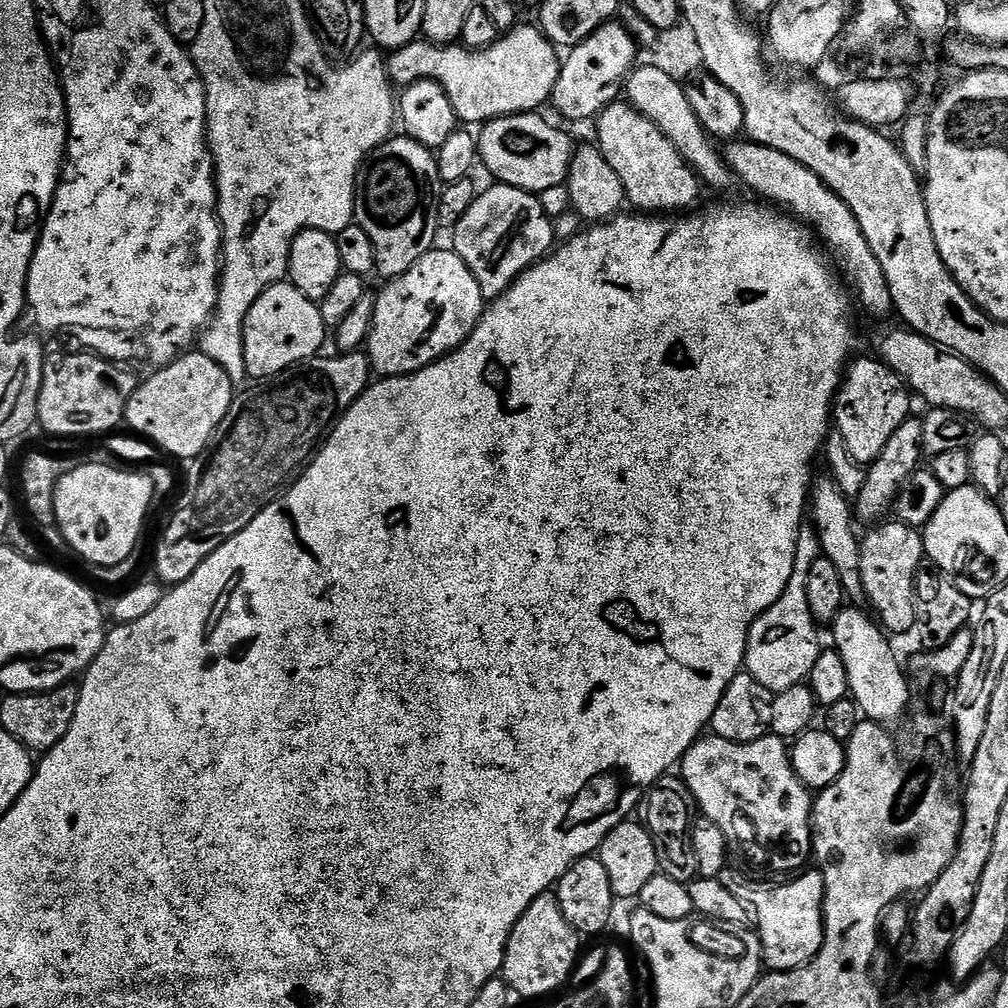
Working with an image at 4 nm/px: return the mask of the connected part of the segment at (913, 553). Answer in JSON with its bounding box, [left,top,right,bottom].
[860,522,925,637]

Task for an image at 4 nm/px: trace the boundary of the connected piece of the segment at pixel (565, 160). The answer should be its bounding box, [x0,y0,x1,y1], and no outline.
[476,112,574,194]

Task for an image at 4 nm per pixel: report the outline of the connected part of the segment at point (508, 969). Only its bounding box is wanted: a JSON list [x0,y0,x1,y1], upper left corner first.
[502,891,580,997]

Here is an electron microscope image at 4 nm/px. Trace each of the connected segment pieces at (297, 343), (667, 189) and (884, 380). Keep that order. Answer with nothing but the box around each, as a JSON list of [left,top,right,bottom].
[[244,282,326,382],[594,102,702,214],[834,356,913,466]]

